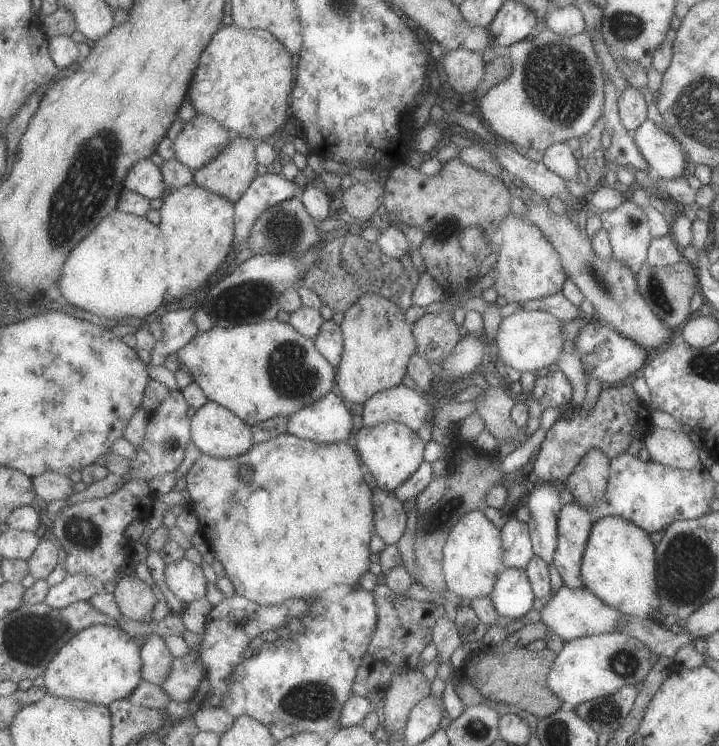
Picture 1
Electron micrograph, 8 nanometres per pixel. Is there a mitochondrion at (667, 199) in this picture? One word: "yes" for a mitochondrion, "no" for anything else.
no

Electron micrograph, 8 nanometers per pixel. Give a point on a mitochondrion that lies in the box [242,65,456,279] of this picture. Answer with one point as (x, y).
(282, 228)

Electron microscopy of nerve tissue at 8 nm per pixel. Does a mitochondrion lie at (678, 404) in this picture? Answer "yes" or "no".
no

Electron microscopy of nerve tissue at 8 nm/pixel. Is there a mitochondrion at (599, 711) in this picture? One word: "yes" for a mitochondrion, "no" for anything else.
yes

